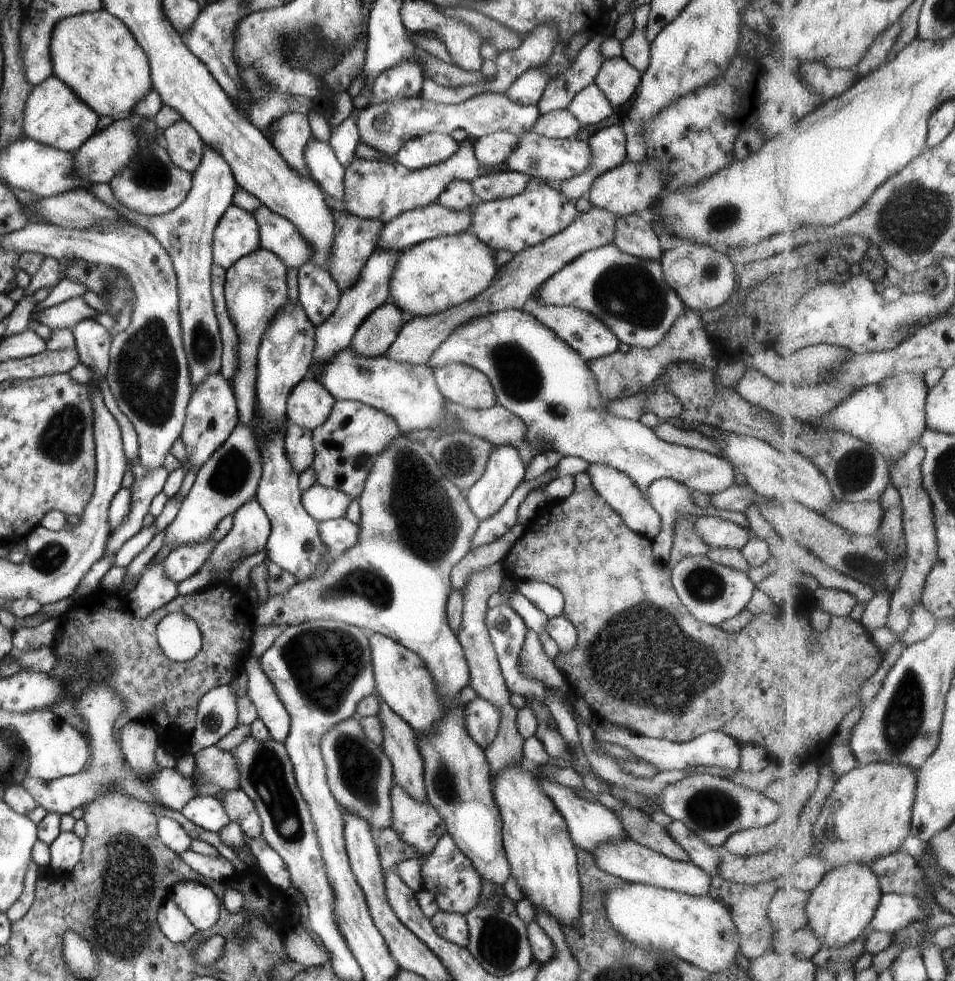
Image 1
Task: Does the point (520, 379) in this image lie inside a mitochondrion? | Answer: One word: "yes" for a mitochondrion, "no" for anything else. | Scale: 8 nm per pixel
yes

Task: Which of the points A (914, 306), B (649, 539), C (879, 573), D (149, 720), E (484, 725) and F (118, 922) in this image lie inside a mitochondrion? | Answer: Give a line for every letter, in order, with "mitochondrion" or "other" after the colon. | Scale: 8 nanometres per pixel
A: other
B: other
C: mitochondrion
D: other
E: mitochondrion
F: mitochondrion

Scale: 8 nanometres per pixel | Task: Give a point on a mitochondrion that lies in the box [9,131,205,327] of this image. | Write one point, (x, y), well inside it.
(149, 174)

